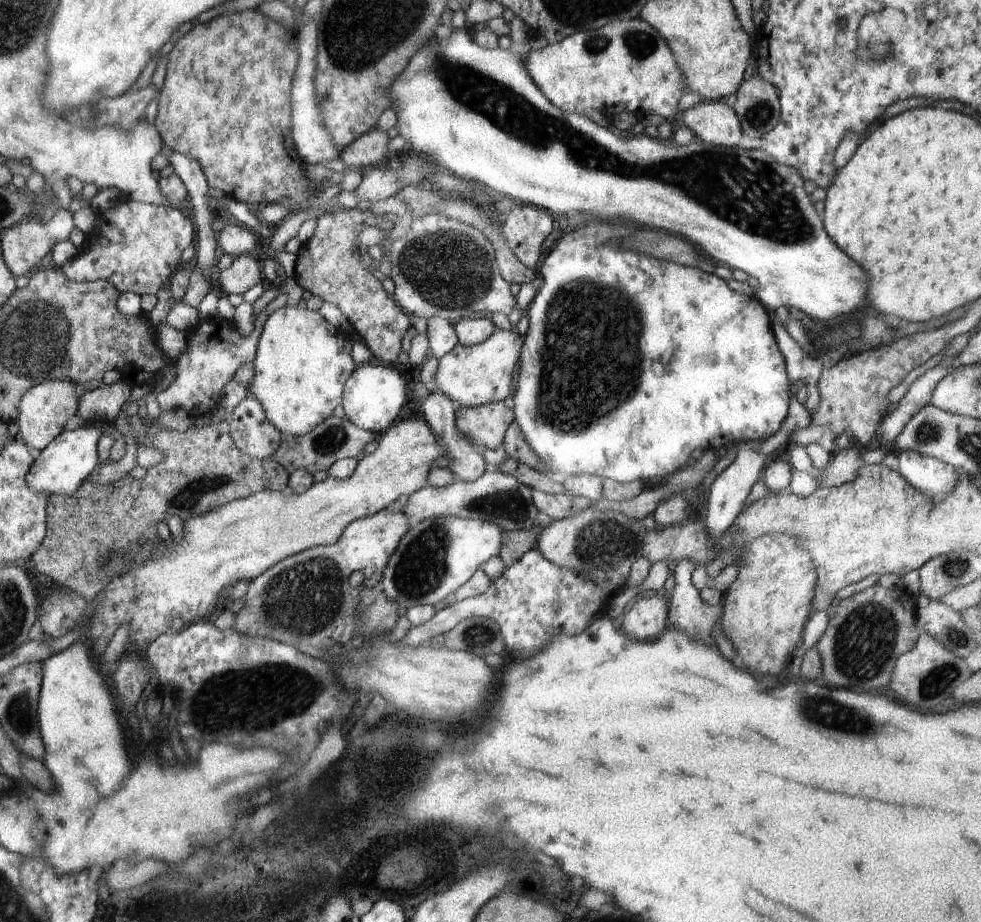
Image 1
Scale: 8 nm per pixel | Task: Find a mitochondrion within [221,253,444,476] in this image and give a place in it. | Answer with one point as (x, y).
(328, 442)

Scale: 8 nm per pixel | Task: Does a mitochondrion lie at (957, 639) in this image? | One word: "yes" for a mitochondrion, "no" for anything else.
yes

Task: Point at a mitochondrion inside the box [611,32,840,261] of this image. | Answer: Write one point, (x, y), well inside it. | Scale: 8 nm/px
(758, 114)

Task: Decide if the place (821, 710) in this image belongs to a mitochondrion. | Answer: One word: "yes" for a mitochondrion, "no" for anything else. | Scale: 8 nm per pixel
yes

